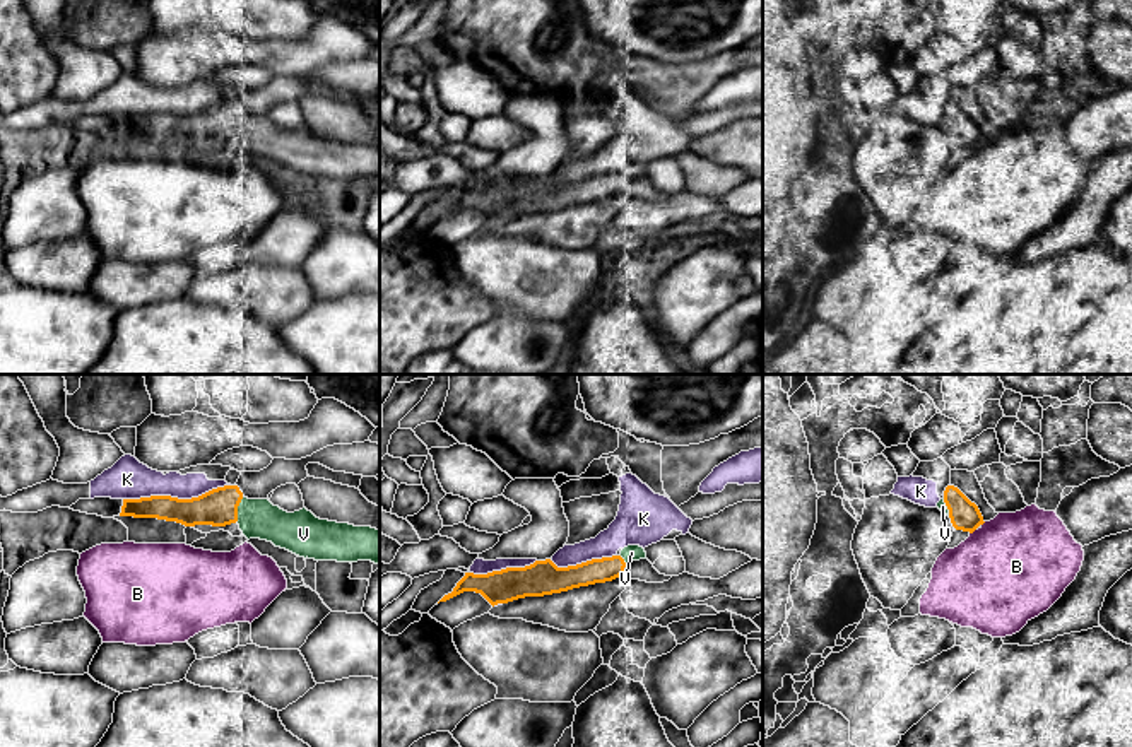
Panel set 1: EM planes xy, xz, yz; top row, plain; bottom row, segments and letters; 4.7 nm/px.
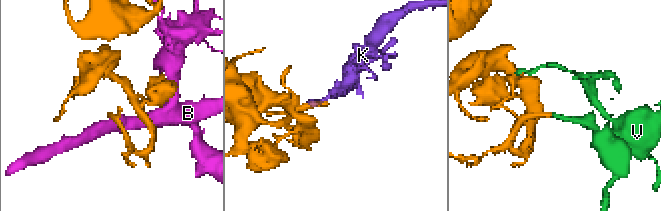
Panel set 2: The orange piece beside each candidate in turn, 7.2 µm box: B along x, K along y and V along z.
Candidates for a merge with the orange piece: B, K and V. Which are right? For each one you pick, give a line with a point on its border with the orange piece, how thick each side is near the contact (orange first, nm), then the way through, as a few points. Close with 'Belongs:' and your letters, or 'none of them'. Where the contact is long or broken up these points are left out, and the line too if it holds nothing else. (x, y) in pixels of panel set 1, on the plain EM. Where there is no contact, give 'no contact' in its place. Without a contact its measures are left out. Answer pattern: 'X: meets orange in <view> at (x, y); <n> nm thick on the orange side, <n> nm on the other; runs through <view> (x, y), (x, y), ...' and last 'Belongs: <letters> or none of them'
V: meets orange in xy at (236, 125); 180 nm thick on the orange side, 190 nm on the other
Belongs: V

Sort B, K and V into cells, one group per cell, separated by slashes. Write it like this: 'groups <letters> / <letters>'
groups B / K / V

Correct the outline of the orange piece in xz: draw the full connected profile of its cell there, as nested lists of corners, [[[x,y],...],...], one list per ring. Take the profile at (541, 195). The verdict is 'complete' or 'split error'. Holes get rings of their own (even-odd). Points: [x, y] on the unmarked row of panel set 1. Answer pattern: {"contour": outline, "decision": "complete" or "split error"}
{"contour": [[[628,162],[621,168],[619,173],[592,176],[568,185],[557,185],[551,176],[545,176],[535,178],[534,181],[525,185],[506,185],[487,191],[465,190],[465,193],[457,200],[453,209],[445,212],[439,219],[446,219],[463,209],[475,209],[481,210],[494,224],[498,221],[508,221],[525,214],[561,210],[580,203],[612,198],[624,191],[624,185],[628,179],[640,176],[646,176],[645,166],[640,162]]], "decision": "split error"}

